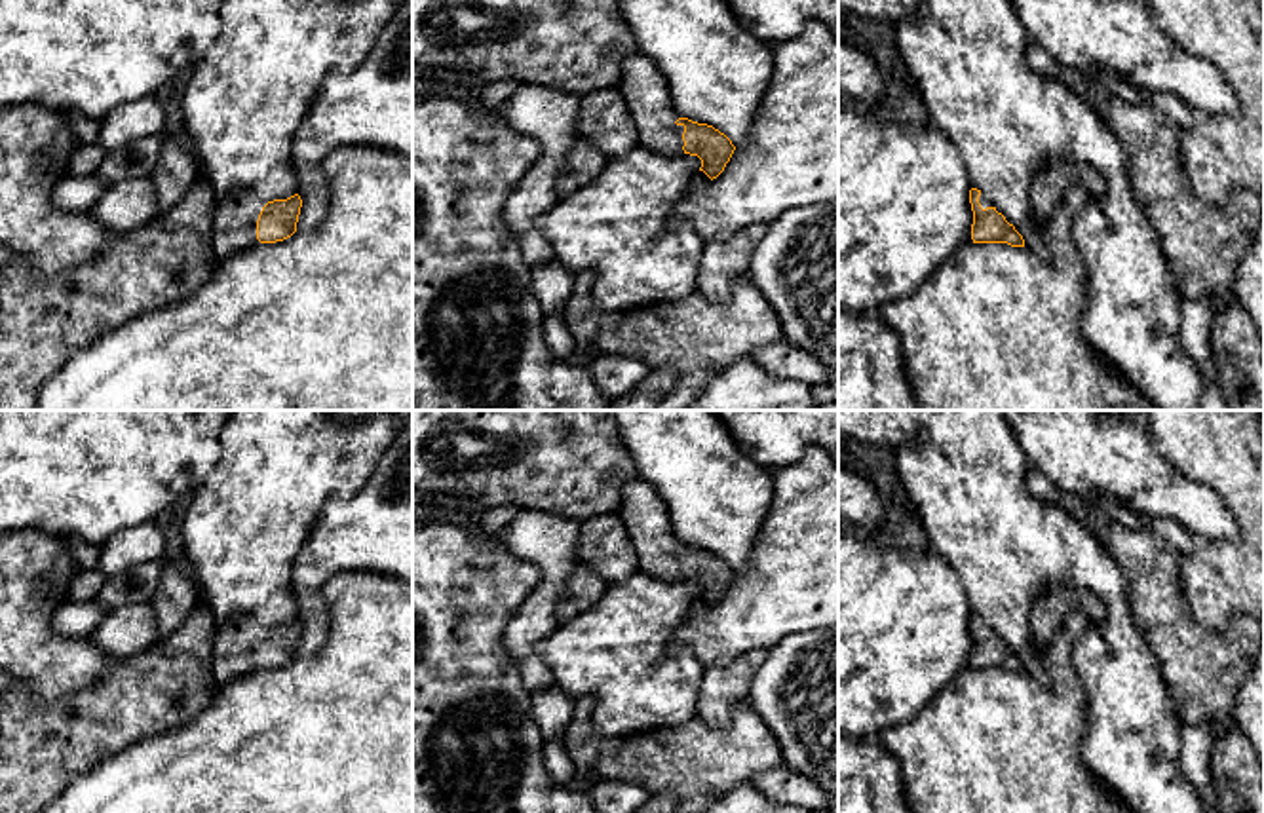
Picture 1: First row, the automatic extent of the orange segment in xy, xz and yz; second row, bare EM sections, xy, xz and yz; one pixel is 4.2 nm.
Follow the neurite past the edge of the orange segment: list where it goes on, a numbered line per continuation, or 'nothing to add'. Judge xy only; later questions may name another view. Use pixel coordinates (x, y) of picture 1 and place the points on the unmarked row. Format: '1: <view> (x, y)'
1: xy (234, 648)

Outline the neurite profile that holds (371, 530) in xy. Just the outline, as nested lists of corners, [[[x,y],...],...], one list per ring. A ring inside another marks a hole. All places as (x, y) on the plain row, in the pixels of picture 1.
[[[412,418],[405,422],[363,488],[344,500],[331,498],[312,526],[310,539],[293,560],[291,587],[300,614],[321,608],[321,587],[340,572],[376,572],[412,581]]]

